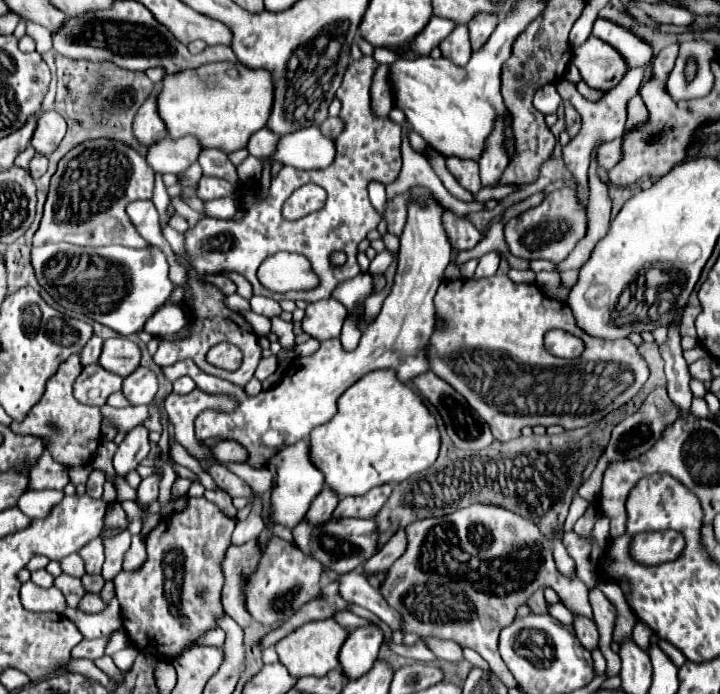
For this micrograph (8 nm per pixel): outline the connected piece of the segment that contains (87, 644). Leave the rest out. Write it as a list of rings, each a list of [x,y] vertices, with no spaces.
[[[109,636],[103,637],[103,639],[83,639],[77,647],[73,647],[71,655],[73,657],[87,657],[93,661],[105,653],[109,639],[111,639]]]

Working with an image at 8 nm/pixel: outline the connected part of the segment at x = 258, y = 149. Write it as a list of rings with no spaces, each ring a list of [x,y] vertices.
[[[263,127],[251,135],[251,139],[247,143],[247,151],[255,157],[269,157],[275,151],[277,141],[279,141],[279,135],[269,133],[269,129]]]

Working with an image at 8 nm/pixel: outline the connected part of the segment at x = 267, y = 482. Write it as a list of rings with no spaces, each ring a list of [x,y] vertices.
[[[225,463],[235,475],[239,475],[243,481],[247,481],[251,485],[251,489],[259,495],[265,493],[265,497],[271,491],[273,485],[273,477],[265,467],[251,467],[251,465],[235,465],[235,463]]]

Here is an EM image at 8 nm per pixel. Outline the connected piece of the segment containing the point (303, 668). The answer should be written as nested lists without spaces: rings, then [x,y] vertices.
[[[325,619],[325,621],[313,621],[307,625],[301,625],[299,629],[295,629],[293,633],[289,633],[287,637],[283,637],[281,641],[275,643],[275,651],[279,655],[279,661],[287,667],[287,671],[293,677],[323,677],[327,675],[331,669],[339,667],[337,661],[337,653],[343,645],[343,641],[347,639],[349,631],[341,625],[337,625],[333,619]]]

